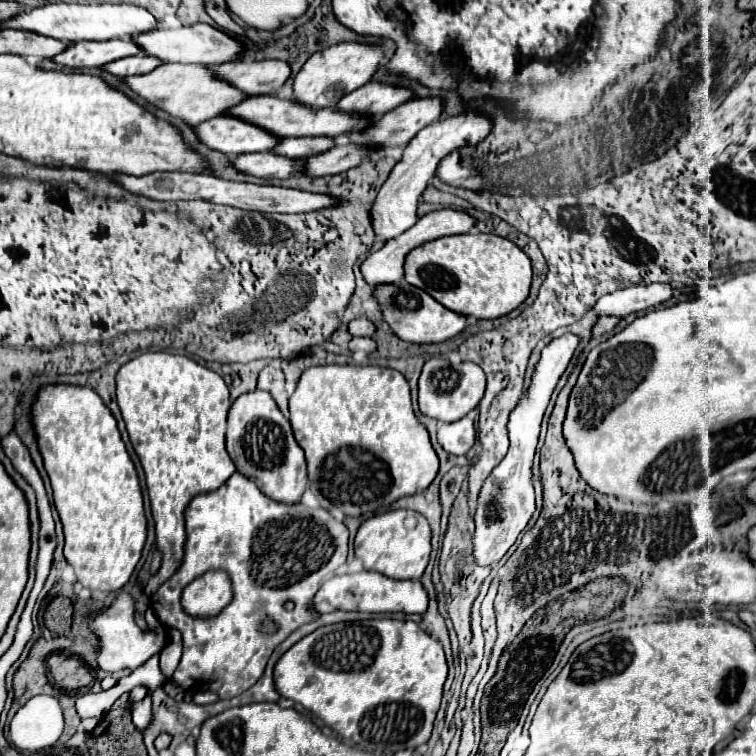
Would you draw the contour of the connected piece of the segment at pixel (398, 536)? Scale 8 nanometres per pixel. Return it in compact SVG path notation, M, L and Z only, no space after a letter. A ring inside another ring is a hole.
M396 509L366 519L358 529L358 535L354 541L354 551L356 551L356 557L362 559L364 569L368 569L368 571L378 571L392 579L420 579L428 565L428 557L430 557L430 549L432 549L430 539L432 539L432 533L430 533L430 525L428 525L426 517L412 510Z

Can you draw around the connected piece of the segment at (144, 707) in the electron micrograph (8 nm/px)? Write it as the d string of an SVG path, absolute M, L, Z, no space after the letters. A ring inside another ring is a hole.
M146 697L138 703L134 703L132 707L132 721L134 721L134 727L144 733L146 727L152 723L152 701Z

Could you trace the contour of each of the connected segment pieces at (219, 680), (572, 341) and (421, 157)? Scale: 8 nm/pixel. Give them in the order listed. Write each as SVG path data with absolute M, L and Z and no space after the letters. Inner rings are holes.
M238 471L218 491L194 497L190 501L190 505L186 507L184 561L180 563L180 569L166 583L162 583L160 589L156 591L156 595L152 597L152 609L158 615L160 623L180 629L182 639L184 639L184 655L182 655L178 669L174 671L172 681L182 689L212 691L220 699L232 699L232 697L248 691L262 677L272 651L294 629L320 617L312 609L312 597L320 589L320 583L326 579L326 569L324 569L326 561L328 561L328 577L330 577L346 561L346 553L348 553L348 529L344 523L334 521L326 509L322 509L322 507L310 509L302 503L292 505L292 507L280 505L280 503L272 501L270 497L266 497L254 485L254 481L250 481L248 477L244 477ZM270 525L276 525L276 541L280 541L280 553L276 551L276 557L270 557L270 545L272 545L270 543ZM258 533L262 533L262 543L258 541L258 545L262 549L256 549ZM212 569L224 569L228 573L228 577L232 577L232 591L234 591L232 605L226 605L218 613L218 617L188 617L184 613L184 607L180 605L182 591L196 577L202 577L204 573L208 573ZM286 599L294 601L294 605L296 605L294 611L286 611L282 607ZM264 617L270 617L276 621L276 625L278 625L276 633L266 635L266 633L258 631L260 621Z
M564 333L558 339L552 339L544 349L542 357L536 365L532 385L528 389L528 399L520 401L518 407L512 411L508 421L508 437L510 437L510 449L506 457L500 461L500 465L490 473L490 477L484 481L480 497L478 497L478 509L476 509L476 533L474 533L474 557L480 565L494 565L500 561L500 557L512 547L518 533L528 525L536 505L534 505L534 485L532 485L532 461L534 451L538 445L538 433L542 415L548 407L550 395L560 379L560 375L566 371L580 339L574 333Z
M464 111L446 119L440 119L428 127L424 127L416 137L406 145L404 157L394 165L392 173L388 175L386 183L382 185L374 207L372 207L372 229L376 233L376 239L380 241L392 241L406 229L410 229L416 221L416 207L418 199L422 197L424 189L428 187L428 181L434 177L440 161L450 155L454 149L462 149L468 145L478 145L488 133L492 131L492 119L486 113L480 111Z

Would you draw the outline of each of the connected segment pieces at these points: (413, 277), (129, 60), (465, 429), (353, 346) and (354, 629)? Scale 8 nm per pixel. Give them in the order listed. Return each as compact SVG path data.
M466 233L412 249L404 261L404 277L450 311L476 319L496 319L514 311L528 297L532 267L528 255L512 241L498 235Z
M138 53L136 57L124 57L120 61L112 61L110 65L104 65L104 69L118 77L132 77L132 75L144 75L160 65L162 65L162 61L158 57Z
M470 415L456 423L440 423L438 427L440 445L452 455L464 455L476 443L476 427Z
M352 337L352 341L348 343L350 351L366 351L366 353L372 353L376 351L376 341L372 337Z
M370 619L320 627L290 647L274 667L276 689L282 697L302 703L304 709L320 717L344 739L364 745L366 751L374 755L394 755L400 749L416 749L430 739L446 675L448 665L442 645L414 621L396 619Z

